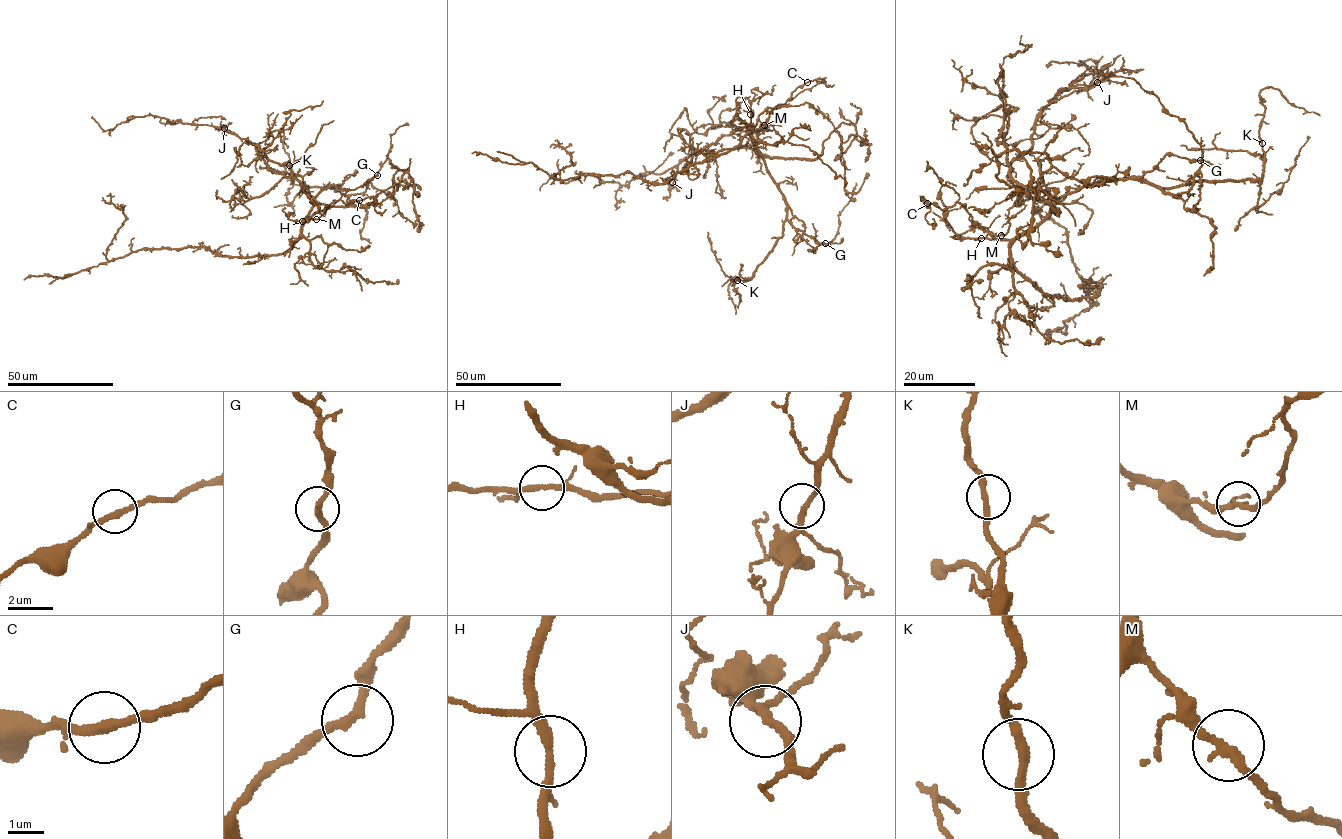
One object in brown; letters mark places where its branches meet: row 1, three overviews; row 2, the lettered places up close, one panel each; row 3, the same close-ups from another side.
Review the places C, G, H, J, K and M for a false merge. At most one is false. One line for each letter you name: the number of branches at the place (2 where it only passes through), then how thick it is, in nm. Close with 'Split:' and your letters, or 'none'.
Split: none

